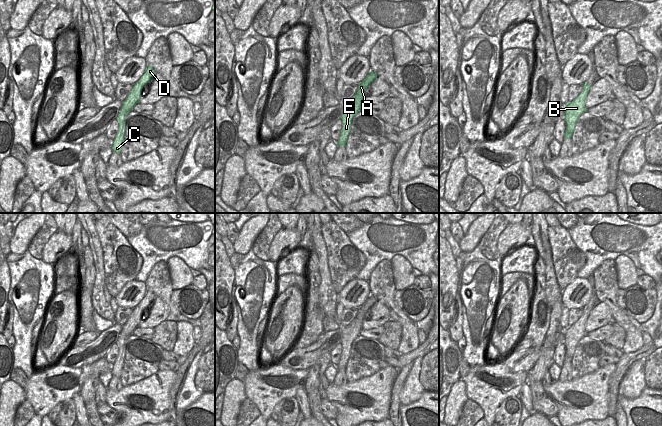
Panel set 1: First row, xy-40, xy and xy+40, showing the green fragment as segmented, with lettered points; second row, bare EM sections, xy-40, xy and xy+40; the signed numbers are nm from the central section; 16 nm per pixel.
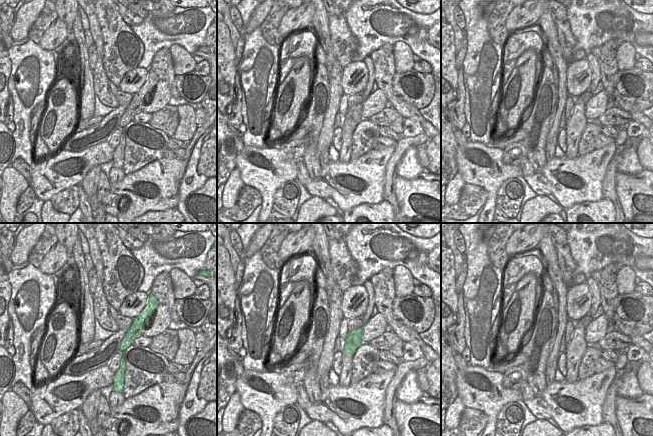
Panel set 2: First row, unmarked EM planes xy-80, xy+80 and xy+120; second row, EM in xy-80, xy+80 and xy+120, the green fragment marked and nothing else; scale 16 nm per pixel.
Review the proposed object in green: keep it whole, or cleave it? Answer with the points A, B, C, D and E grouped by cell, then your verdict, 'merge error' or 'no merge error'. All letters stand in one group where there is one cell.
A D / B C E; merge error

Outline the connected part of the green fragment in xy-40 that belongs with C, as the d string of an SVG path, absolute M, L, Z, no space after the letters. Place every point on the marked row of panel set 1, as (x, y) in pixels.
M119 112L116 118L119 124L119 128L118 128L117 135L113 140L113 144L111 148L112 148L112 152L115 152L120 155L121 155L121 149L122 149L122 144L123 144L124 134L125 134L125 118L128 113L129 112Z

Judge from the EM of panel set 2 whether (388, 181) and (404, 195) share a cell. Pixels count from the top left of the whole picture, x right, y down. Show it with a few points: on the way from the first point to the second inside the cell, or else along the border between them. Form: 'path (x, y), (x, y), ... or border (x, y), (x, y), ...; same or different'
border (395, 175), (394, 194), (399, 207); different

